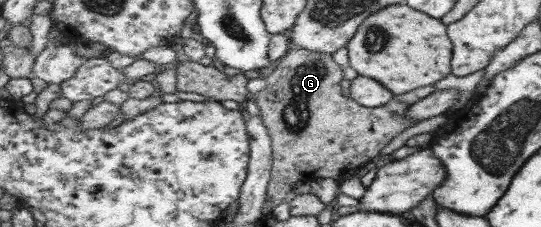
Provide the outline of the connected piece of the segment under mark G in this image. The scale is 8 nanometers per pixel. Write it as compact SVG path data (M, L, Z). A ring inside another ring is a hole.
M292 48L287 56L279 59L277 67L266 78L265 88L256 94L255 104L271 136L273 170L267 192L267 200L271 202L271 206L285 202L289 192L295 192L295 187L305 182L313 185L313 182L323 178L348 180L356 176L369 161L383 162L381 150L395 136L417 124L417 119L407 117L413 106L407 102L393 100L380 108L366 108L351 96L347 98L341 88L341 82L345 80L343 67L335 62L331 54Z

